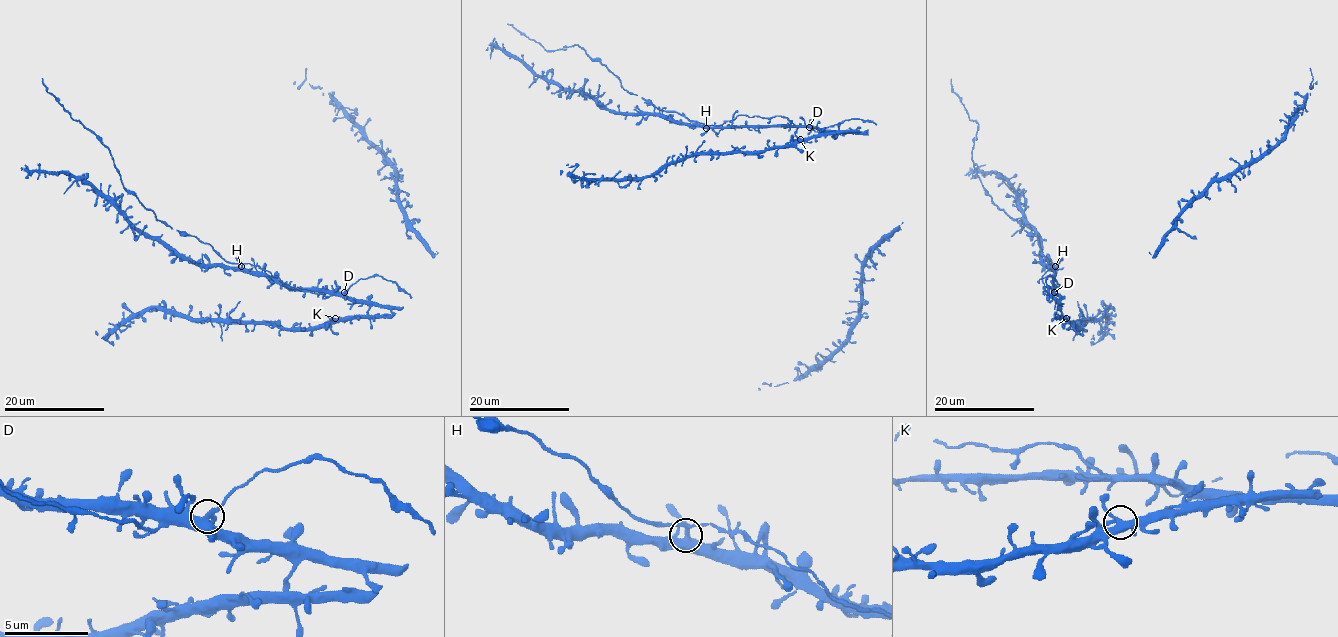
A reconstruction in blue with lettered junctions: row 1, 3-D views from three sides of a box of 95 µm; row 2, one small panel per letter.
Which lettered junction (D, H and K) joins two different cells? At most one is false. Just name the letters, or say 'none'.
none

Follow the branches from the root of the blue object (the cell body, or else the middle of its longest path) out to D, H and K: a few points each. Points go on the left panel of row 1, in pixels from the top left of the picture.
D: (367, 305), (353, 303), (344, 293)
H: (367, 305), (327, 293), (287, 289), (265, 276), (249, 274), (241, 266)
K: (367, 305), (365, 315), (335, 318)

